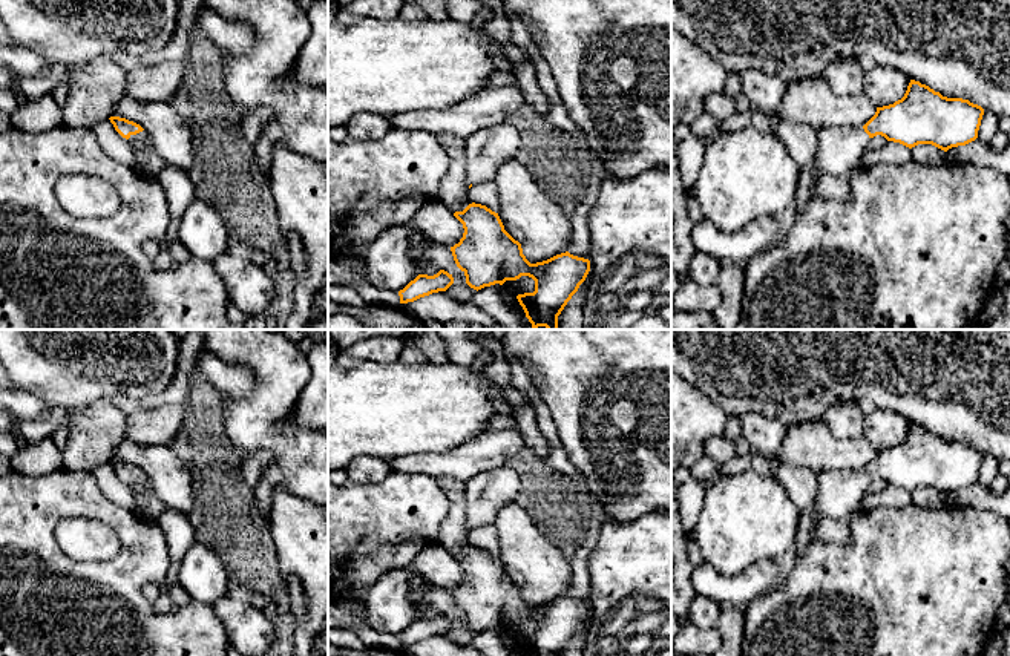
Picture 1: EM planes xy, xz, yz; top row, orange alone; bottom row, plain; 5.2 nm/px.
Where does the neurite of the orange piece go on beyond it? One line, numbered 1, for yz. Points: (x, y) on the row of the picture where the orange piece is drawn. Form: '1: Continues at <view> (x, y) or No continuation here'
1: Continues at yz (840, 149)

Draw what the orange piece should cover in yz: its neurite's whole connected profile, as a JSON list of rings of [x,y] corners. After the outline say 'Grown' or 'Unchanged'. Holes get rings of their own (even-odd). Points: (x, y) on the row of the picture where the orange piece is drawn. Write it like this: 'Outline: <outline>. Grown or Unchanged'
Outline: [[[910,80],[904,97],[877,107],[863,127],[817,129],[817,152],[802,167],[794,198],[795,216],[805,210],[817,178],[857,172],[866,164],[863,155],[869,139],[881,135],[909,149],[932,144],[944,152],[978,138],[984,109],[962,98],[947,98],[920,81]]]. Grown

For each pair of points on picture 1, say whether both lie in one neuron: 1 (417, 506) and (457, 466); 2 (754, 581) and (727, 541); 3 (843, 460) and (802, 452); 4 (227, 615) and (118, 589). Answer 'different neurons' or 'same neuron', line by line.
1: different neurons
2: different neurons
3: same neuron
4: different neurons

